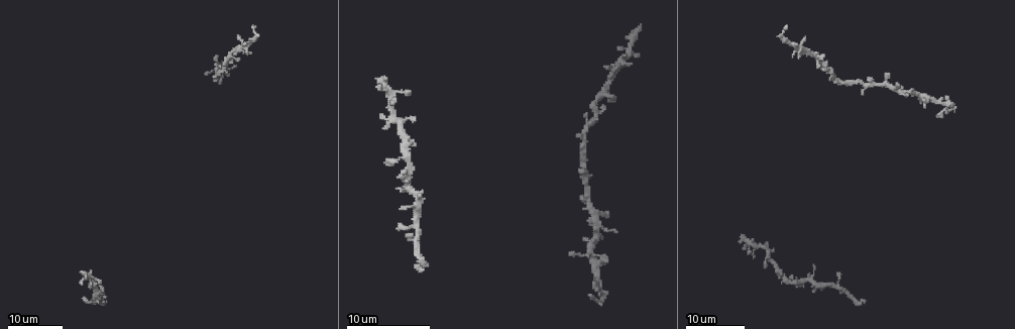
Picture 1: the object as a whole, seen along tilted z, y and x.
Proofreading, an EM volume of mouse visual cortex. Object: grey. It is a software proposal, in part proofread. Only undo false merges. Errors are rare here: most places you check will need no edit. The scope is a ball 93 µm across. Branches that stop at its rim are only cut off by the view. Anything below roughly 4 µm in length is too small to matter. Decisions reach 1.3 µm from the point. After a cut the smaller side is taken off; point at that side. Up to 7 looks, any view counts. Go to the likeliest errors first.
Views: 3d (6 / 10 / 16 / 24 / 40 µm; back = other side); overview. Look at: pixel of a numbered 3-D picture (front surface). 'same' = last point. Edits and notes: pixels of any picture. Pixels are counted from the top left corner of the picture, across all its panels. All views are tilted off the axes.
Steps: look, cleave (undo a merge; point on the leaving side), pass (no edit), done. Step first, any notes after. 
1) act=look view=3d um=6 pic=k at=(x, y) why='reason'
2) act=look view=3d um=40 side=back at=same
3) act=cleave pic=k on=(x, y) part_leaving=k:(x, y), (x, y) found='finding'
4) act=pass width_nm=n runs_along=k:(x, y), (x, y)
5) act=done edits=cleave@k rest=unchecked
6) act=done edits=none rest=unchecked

act=look view=3d um=24 pic=1 at=(838, 83) why='two arms in line, one across'

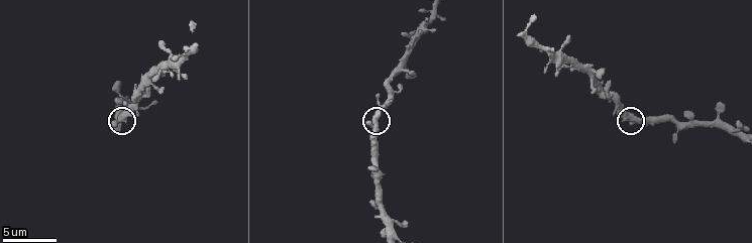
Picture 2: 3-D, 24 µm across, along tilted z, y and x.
act=look view=3d um=10 pic=2 at=(376, 123)

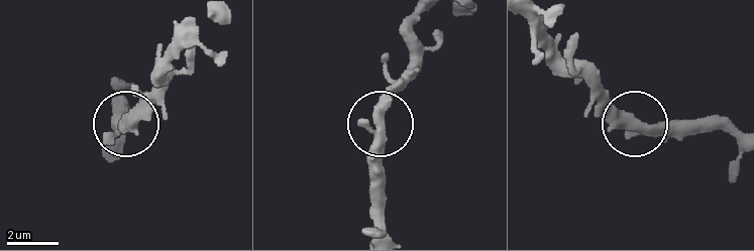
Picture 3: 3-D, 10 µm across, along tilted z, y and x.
act=look view=3d um=10 side=back pic=3 at=(380, 124)

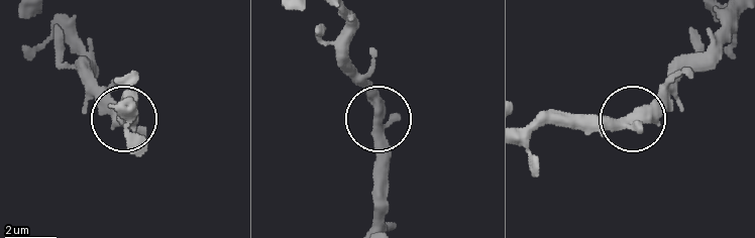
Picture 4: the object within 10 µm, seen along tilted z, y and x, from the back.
act=pass side_arm_um=19 found='all the same cell'

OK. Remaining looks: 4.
act=look view=3d um=24 pic=1 at=(751, 240)

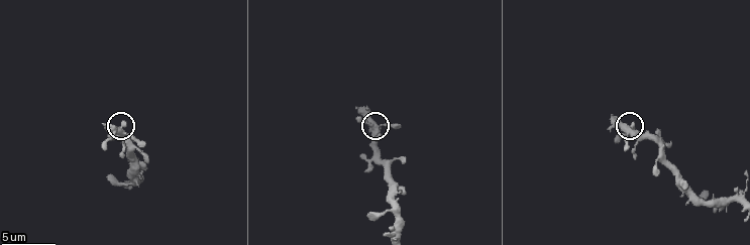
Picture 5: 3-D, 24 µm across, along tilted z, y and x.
act=look view=3d um=6 pic=5 at=(122, 122)

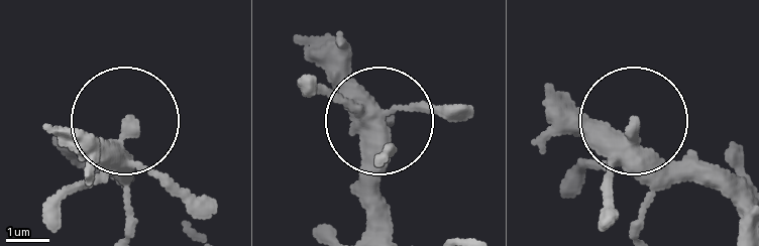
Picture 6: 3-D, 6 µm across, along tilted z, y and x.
act=look view=3d um=6 side=back pic=6 at=(132, 123)

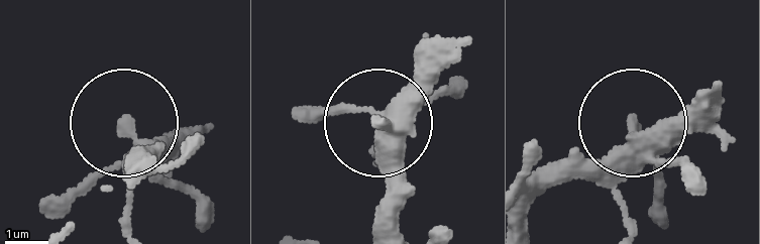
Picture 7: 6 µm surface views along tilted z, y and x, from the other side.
act=pass runs_along=7:(375, 124), (396, 158), (394, 204) found='all the same cell'

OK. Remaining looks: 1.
act=look view=3d um=10 pic=5 at=(130, 183) why='four-way junction'

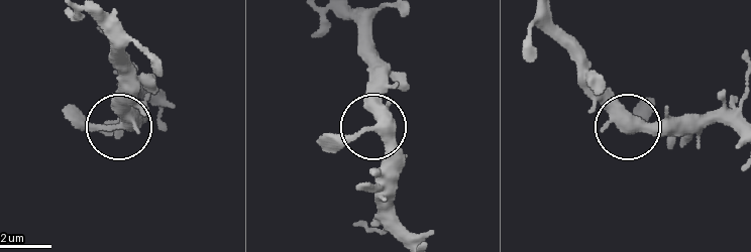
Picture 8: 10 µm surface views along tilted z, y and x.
act=pass runs_along=8:(355, 16), (370, 65), (373, 124), (317, 142) found='continuous, no second cell'

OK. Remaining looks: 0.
act=done edits=none rest=unchecked

